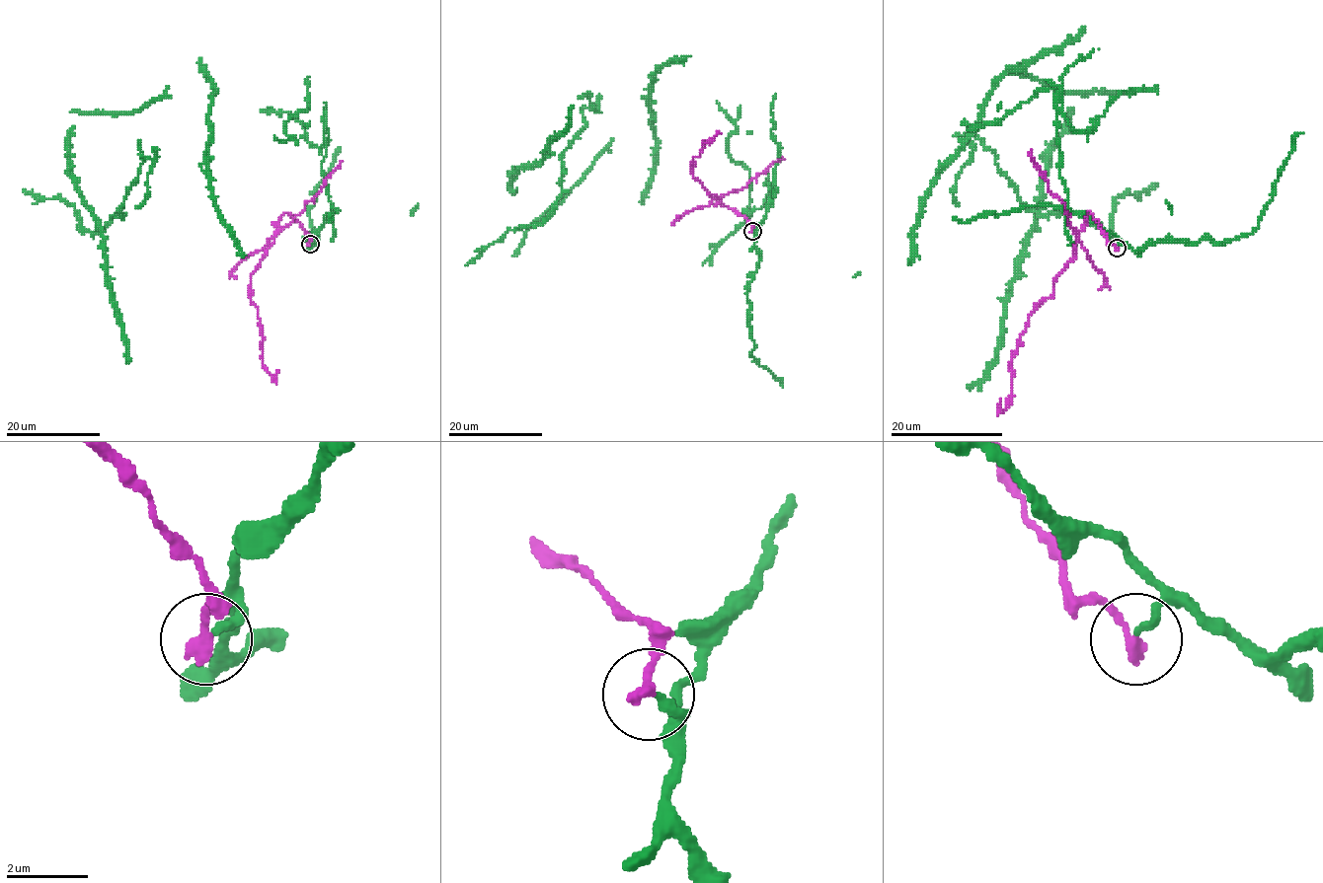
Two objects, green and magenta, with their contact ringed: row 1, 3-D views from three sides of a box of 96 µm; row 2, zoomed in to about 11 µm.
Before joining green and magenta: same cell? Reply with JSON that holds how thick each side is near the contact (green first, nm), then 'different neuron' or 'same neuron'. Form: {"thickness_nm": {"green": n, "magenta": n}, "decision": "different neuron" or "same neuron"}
{"thickness_nm": {"green": 200, "magenta": 320}, "decision": "different neuron"}

